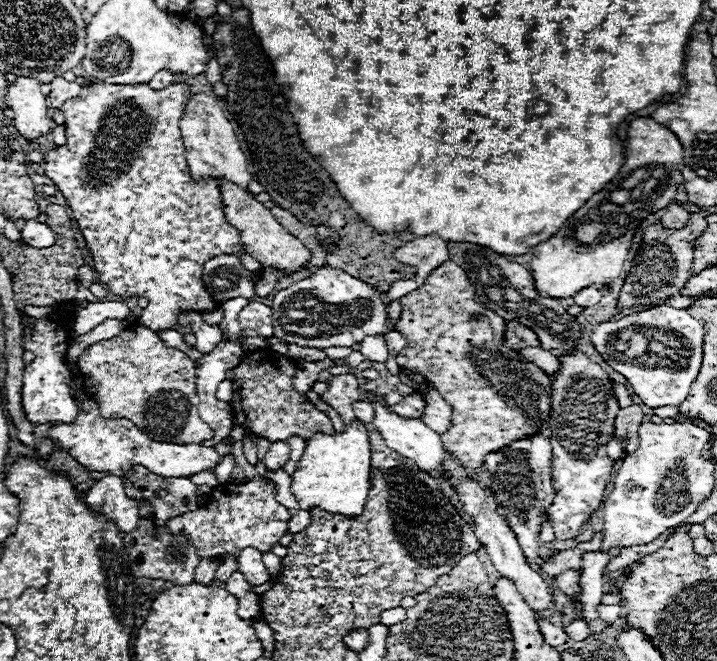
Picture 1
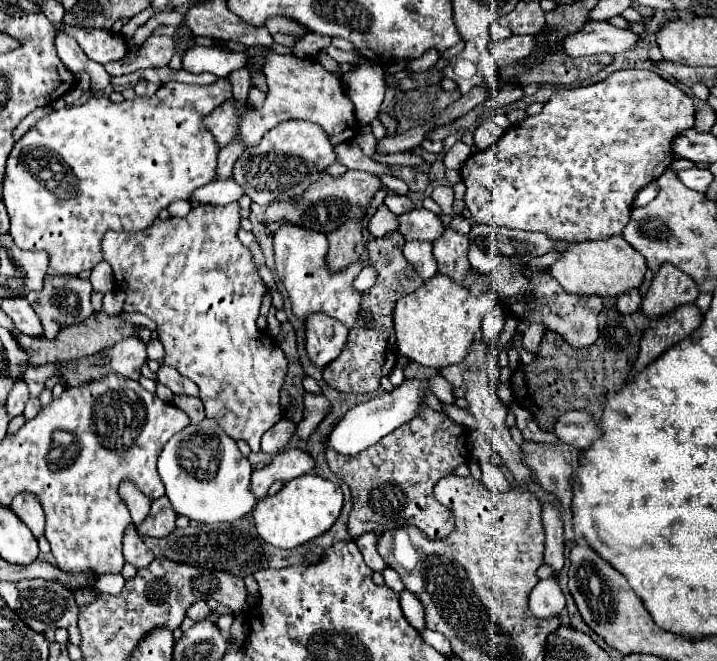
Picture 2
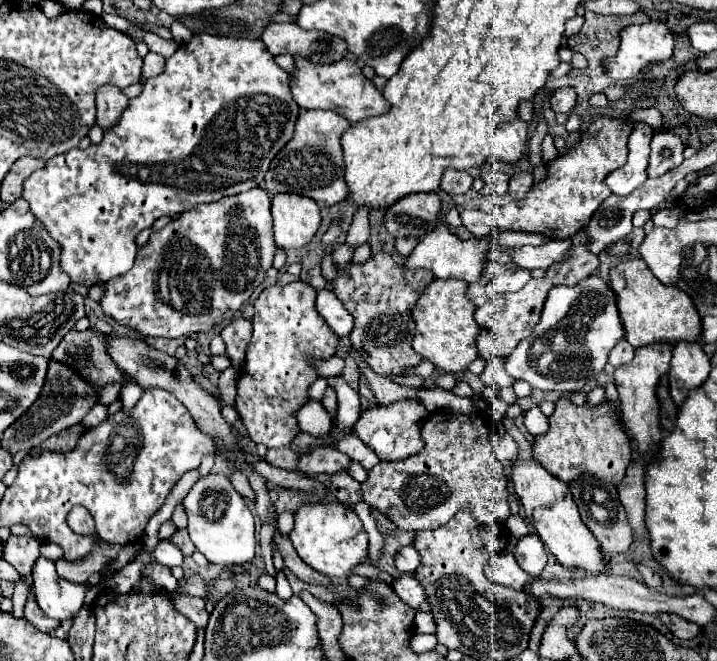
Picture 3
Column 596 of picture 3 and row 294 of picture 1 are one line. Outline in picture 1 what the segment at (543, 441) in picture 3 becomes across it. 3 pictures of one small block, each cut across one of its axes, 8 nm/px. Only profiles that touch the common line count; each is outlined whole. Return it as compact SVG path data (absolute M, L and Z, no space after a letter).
M452 260L436 268L428 280L414 292L400 298L402 314L396 330L406 338L406 348L396 356L402 368L420 372L426 382L436 388L452 406L452 426L442 434L444 448L454 454L464 468L478 468L484 464L488 452L502 450L520 438L540 432L542 422L550 416L552 388L550 376L536 364L522 358L516 350L504 346L506 322L478 300L474 286L468 282L466 272Z

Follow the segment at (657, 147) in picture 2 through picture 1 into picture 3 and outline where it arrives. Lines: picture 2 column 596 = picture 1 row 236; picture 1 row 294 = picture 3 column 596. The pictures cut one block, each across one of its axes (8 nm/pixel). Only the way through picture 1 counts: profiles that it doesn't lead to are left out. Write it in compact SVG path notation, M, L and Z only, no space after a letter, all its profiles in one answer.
M598 116L586 134L586 138L578 140L574 148L566 152L566 156L556 158L546 164L548 176L546 180L532 184L530 192L524 200L514 198L496 198L482 196L480 208L496 220L498 232L504 230L520 230L520 232L536 232L550 240L562 240L574 236L582 230L592 214L598 210L600 202L610 196L604 178L626 164L626 140L632 132L632 126L626 120L608 120L606 116Z

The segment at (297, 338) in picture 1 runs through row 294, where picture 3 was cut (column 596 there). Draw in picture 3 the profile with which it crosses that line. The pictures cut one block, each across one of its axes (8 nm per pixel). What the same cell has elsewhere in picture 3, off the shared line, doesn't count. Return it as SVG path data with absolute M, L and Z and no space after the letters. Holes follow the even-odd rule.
M588 276L576 286L556 286L548 290L548 300L540 322L534 332L522 340L512 356L506 358L506 372L516 380L526 380L532 388L550 392L558 390L562 394L582 392L606 366L608 354L616 342L624 338L624 326L616 308L616 294L602 276ZM542 352L552 352L554 362L540 372L538 358Z

